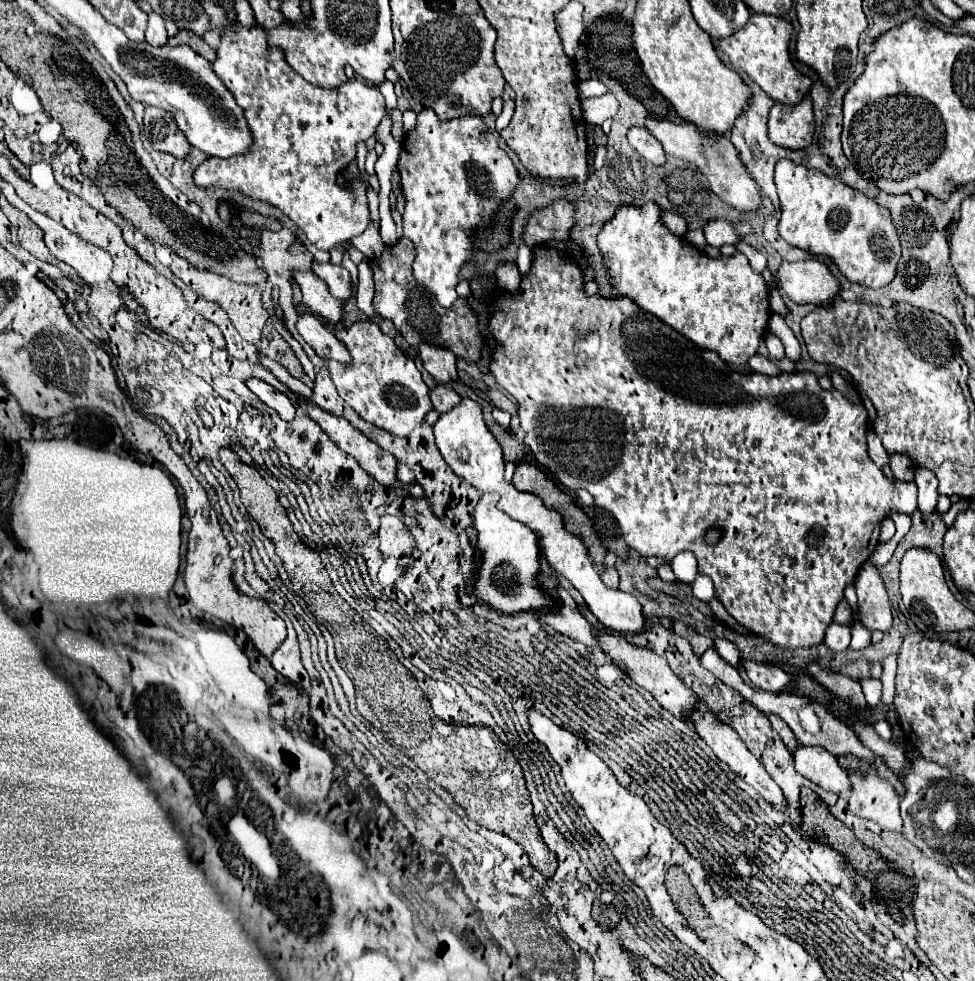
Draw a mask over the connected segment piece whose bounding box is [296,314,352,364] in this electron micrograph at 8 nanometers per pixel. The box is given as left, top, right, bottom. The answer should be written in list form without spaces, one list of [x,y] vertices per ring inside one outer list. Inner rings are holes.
[[[304,314],[296,324],[300,336],[314,348],[314,352],[324,360],[338,360],[340,364],[352,362],[346,346],[336,338],[328,324],[312,314]]]

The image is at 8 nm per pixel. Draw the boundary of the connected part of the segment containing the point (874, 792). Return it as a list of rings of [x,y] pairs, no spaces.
[[[872,766],[868,774],[848,772],[852,782],[848,808],[852,814],[872,820],[886,830],[902,834],[902,818],[900,818],[900,798],[894,788],[878,778],[876,768]]]

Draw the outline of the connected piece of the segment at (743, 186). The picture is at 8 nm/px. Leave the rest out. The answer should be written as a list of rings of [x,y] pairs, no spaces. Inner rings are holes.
[[[648,116],[644,120],[644,128],[648,128],[652,132],[652,136],[658,138],[658,142],[664,146],[666,154],[698,166],[698,170],[708,178],[712,192],[720,200],[724,200],[726,204],[730,204],[738,212],[758,212],[762,208],[760,186],[756,184],[756,180],[746,170],[746,164],[742,162],[738,148],[730,142],[728,136],[714,134],[714,132],[704,134],[704,132],[700,132],[698,126],[694,126],[690,122],[676,124],[670,120],[654,120],[652,116]]]

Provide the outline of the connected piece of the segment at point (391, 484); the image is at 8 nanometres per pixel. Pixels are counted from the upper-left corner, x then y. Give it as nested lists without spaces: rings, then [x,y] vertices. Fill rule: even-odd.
[[[300,400],[298,402],[298,406],[306,412],[306,414],[310,414],[310,418],[312,420],[316,420],[324,430],[326,430],[326,434],[340,446],[340,450],[344,450],[346,454],[350,454],[358,464],[362,464],[362,468],[372,476],[372,478],[376,478],[382,486],[388,486],[388,488],[404,488],[404,484],[398,480],[398,476],[396,476],[396,464],[398,464],[398,460],[396,458],[392,458],[392,454],[388,454],[386,450],[382,450],[380,446],[376,446],[376,442],[372,442],[372,440],[368,440],[360,430],[356,430],[350,422],[344,422],[344,418],[336,418],[336,416],[332,416],[332,414],[326,414],[324,410],[316,410],[316,406],[312,406],[310,402],[306,402],[306,400]]]

